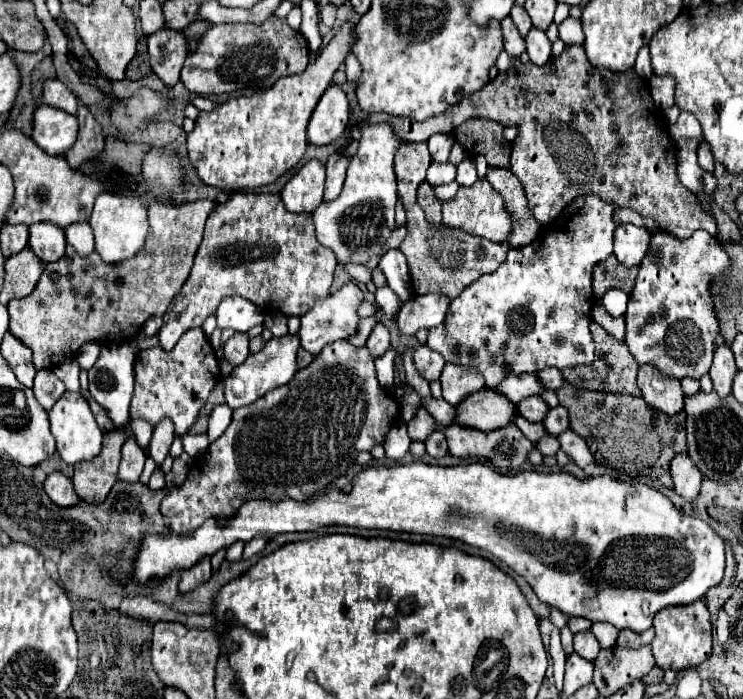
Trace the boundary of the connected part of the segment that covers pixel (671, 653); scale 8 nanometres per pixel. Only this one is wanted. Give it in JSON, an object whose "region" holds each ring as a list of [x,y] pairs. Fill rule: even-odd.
{"region":[[[697,600],[687,606],[663,608],[655,616],[653,628],[655,628],[655,638],[651,642],[653,656],[655,656],[655,664],[663,670],[679,672],[679,670],[693,668],[693,666],[701,664],[703,660],[707,660],[711,654],[713,626],[711,626],[711,614],[703,600]]]}

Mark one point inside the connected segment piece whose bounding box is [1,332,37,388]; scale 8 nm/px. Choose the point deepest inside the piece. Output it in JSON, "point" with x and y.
{"point":[18,356]}

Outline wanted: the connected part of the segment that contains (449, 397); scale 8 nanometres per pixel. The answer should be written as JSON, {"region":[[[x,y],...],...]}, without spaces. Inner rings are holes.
{"region":[[[445,364],[441,372],[441,390],[443,398],[451,404],[457,406],[465,396],[479,392],[485,386],[485,380],[481,380],[481,372],[473,368],[457,368],[457,364]]]}

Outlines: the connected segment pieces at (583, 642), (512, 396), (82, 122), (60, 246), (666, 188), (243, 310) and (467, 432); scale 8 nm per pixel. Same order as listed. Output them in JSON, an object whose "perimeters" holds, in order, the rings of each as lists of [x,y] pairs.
{"perimeters":[[[[587,630],[587,632],[577,632],[573,640],[575,640],[575,652],[577,652],[581,658],[585,658],[585,660],[589,660],[589,662],[593,662],[593,660],[597,658],[601,646],[597,644],[595,636],[591,634],[591,630]]],[[[521,374],[521,376],[507,376],[501,384],[497,384],[497,388],[491,388],[491,390],[501,392],[507,400],[517,404],[521,398],[541,394],[545,388],[541,386],[535,374]]],[[[79,104],[77,118],[79,118],[79,136],[73,148],[69,148],[69,154],[65,154],[65,160],[69,162],[69,166],[73,166],[73,170],[79,170],[79,166],[87,160],[95,160],[105,148],[105,136],[101,126],[83,104]]],[[[49,222],[29,226],[29,248],[33,248],[33,252],[37,252],[45,264],[59,260],[65,252],[65,246],[67,240],[63,228]]],[[[573,46],[565,48],[561,54],[551,56],[549,64],[535,66],[533,62],[521,64],[519,58],[505,74],[497,74],[481,92],[473,92],[469,100],[461,100],[443,112],[441,116],[433,116],[429,120],[417,122],[409,118],[393,118],[385,114],[373,114],[361,120],[359,124],[391,124],[393,132],[401,136],[403,142],[425,142],[433,134],[451,134],[459,124],[469,118],[487,118],[495,120],[503,126],[517,126],[519,134],[513,140],[511,152],[511,172],[523,186],[527,206],[539,224],[549,224],[557,220],[563,212],[565,204],[573,200],[577,194],[597,194],[607,202],[615,202],[617,208],[633,208],[643,216],[651,216],[661,230],[689,238],[695,230],[707,230],[711,236],[717,234],[715,220],[709,212],[705,212],[693,192],[689,192],[677,178],[677,146],[667,136],[667,124],[663,120],[663,112],[659,110],[659,126],[657,126],[657,106],[649,96],[647,80],[641,78],[633,68],[629,72],[609,72],[607,68],[593,68],[589,60],[585,60],[585,48]]],[[[227,296],[221,300],[215,316],[219,328],[233,328],[237,332],[247,332],[249,328],[263,324],[261,308],[241,296]]],[[[449,426],[445,430],[447,436],[447,444],[449,444],[449,454],[463,458],[463,460],[487,460],[491,464],[493,470],[499,472],[517,472],[521,468],[521,464],[527,460],[529,450],[533,448],[533,444],[523,436],[523,432],[517,426],[505,426],[505,428],[497,428],[491,432],[483,432],[483,430],[475,430],[475,428],[463,428],[463,426]]]]}

